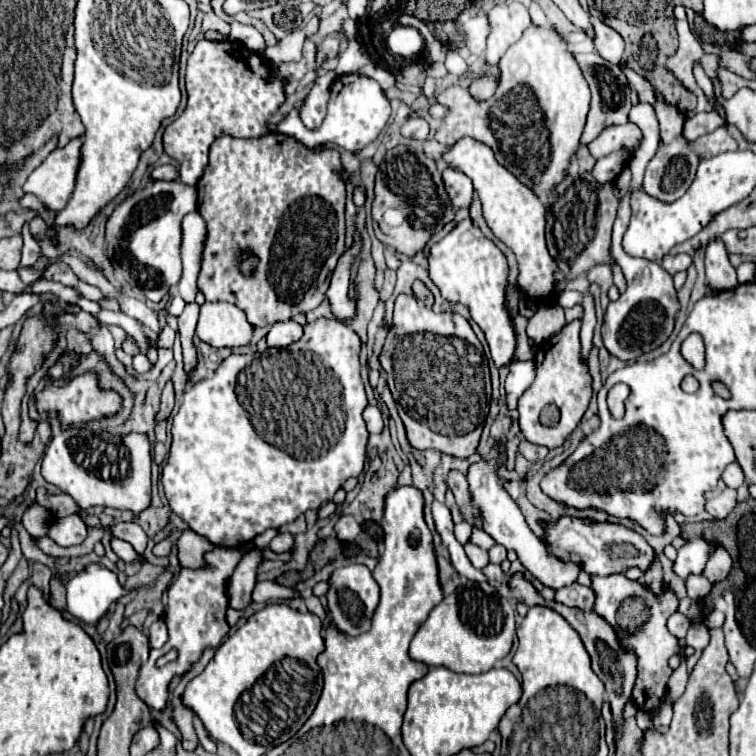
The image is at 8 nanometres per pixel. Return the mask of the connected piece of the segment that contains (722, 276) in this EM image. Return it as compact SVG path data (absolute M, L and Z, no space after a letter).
M721 238L709 240L707 250L705 250L705 270L707 270L705 282L709 288L729 290L739 284L735 268L731 266L727 258L727 248Z

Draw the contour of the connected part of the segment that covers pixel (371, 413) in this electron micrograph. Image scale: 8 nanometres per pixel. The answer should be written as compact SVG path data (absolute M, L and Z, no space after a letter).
M369 404L369 406L365 408L363 418L365 418L367 430L369 430L371 434L377 434L377 432L383 430L383 418L381 418L381 412L379 412L379 408L377 408L375 404Z

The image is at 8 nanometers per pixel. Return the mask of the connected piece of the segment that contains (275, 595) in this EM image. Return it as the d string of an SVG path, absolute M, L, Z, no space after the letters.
M257 582L253 588L253 594L251 594L255 604L269 602L269 600L281 600L281 598L293 598L293 596L297 596L297 590L285 588L277 582Z

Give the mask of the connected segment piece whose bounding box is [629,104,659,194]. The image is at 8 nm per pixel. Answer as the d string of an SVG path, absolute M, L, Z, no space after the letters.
M637 104L637 106L633 106L631 112L629 112L629 122L637 124L639 130L643 132L641 144L635 150L633 160L629 162L629 168L633 172L631 188L629 188L629 194L631 194L633 190L637 190L641 186L645 166L655 156L655 150L659 146L659 122L657 122L657 116L655 116L655 110L651 104Z

